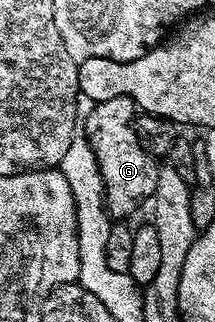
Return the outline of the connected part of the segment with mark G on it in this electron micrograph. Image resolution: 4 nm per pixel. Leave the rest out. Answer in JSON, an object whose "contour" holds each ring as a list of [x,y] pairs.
{"contour":[[[115,98],[96,104],[83,118],[83,134],[95,152],[105,185],[105,209],[110,219],[125,220],[141,201],[152,199],[156,190],[158,163],[133,131],[135,105],[130,98]]]}

